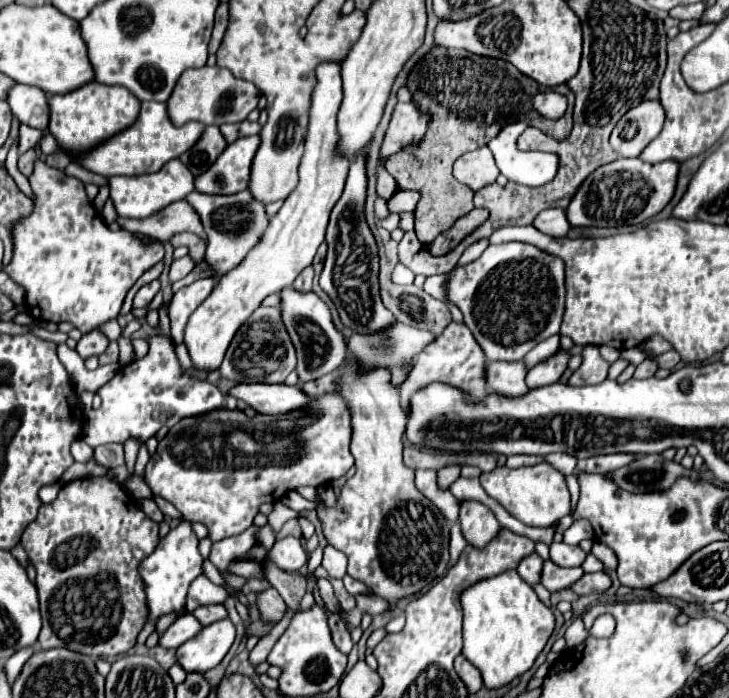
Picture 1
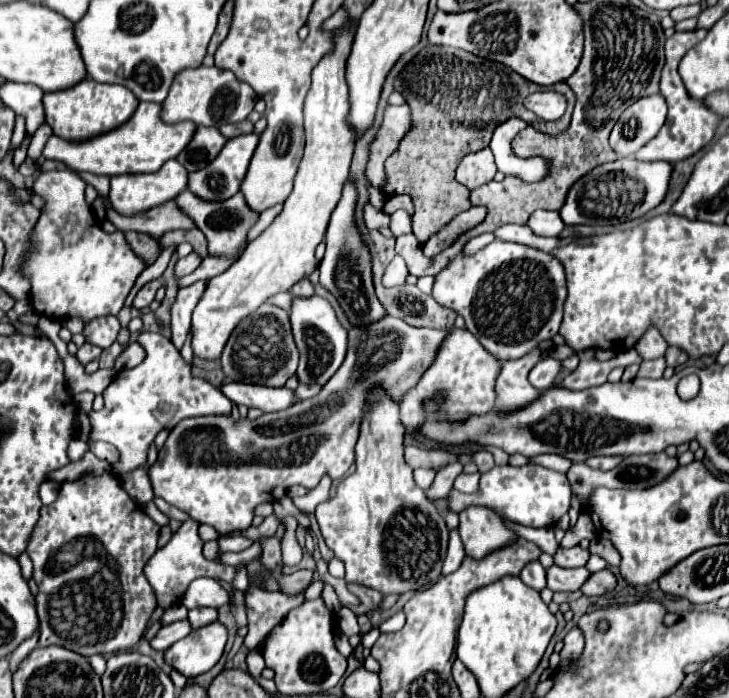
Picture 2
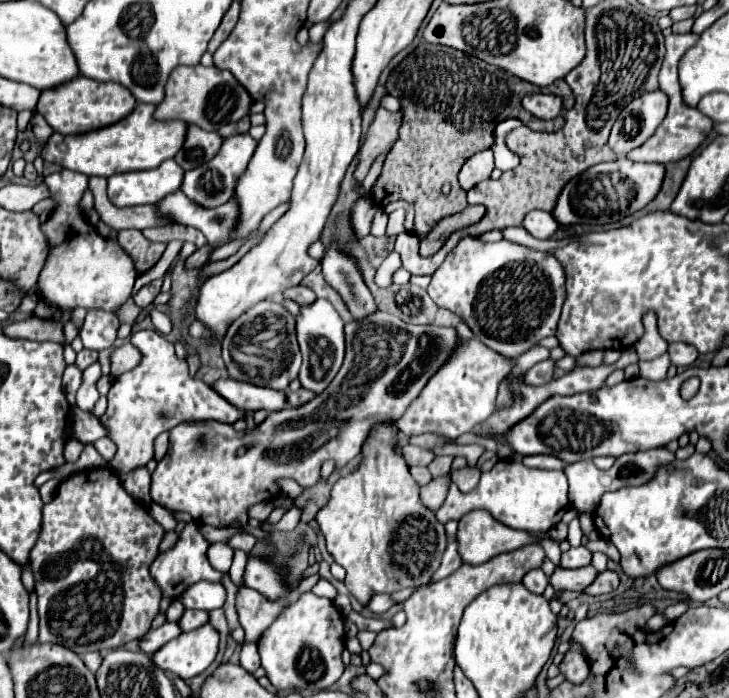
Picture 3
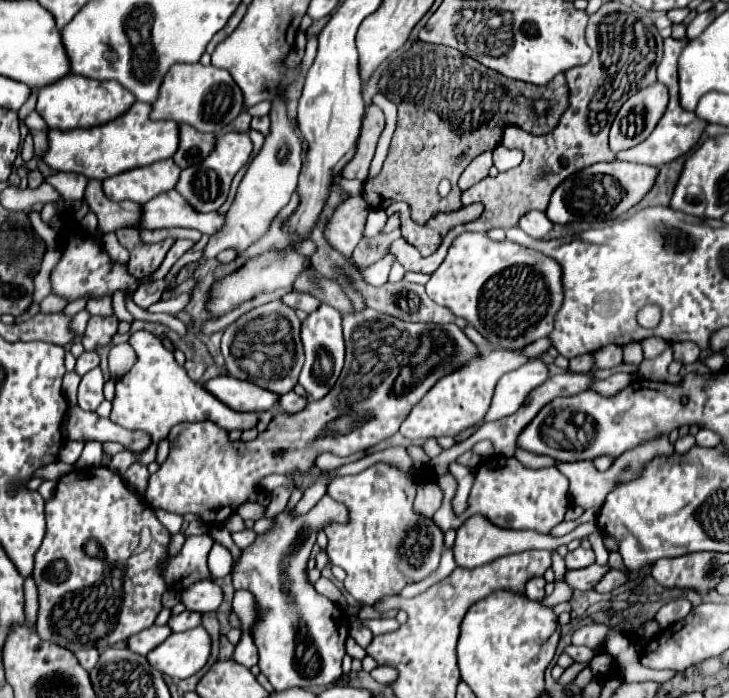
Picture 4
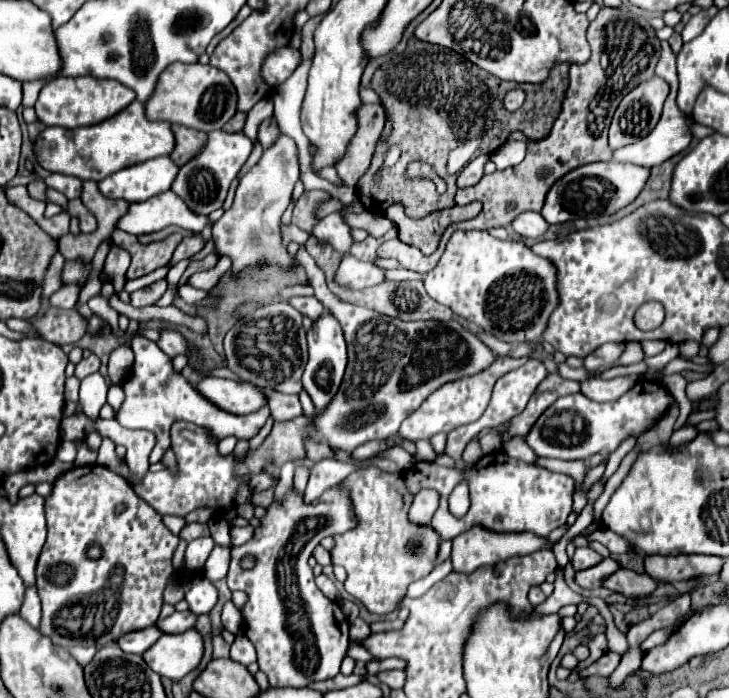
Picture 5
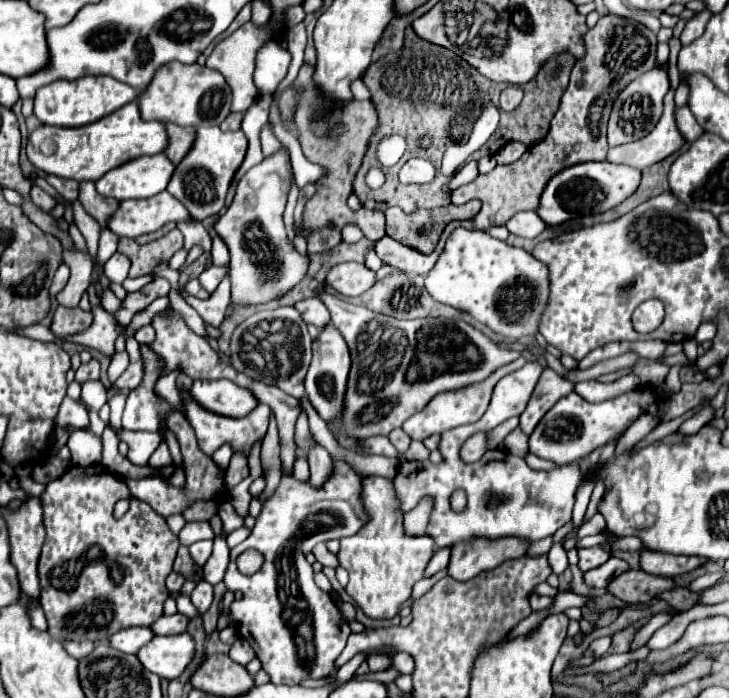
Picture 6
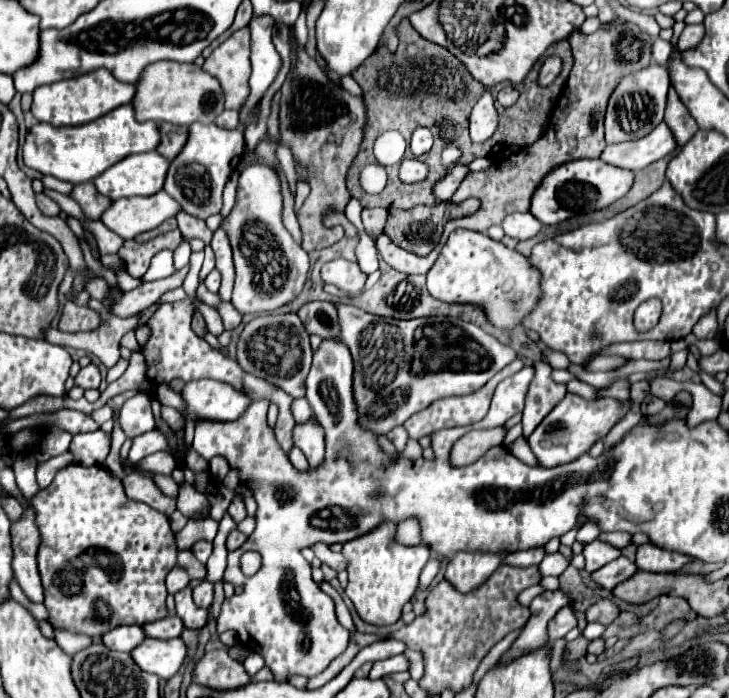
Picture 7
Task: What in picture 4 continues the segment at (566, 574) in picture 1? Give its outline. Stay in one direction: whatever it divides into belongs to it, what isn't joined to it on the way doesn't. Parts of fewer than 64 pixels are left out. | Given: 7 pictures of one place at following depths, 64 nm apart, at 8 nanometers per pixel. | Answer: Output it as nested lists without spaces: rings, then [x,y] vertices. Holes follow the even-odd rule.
[[[592,564],[588,568],[580,568],[580,570],[568,570],[566,572],[566,582],[570,584],[570,588],[578,588],[578,590],[592,590],[596,586],[596,582],[600,582],[600,578],[610,570],[610,564],[600,566],[600,564]]]

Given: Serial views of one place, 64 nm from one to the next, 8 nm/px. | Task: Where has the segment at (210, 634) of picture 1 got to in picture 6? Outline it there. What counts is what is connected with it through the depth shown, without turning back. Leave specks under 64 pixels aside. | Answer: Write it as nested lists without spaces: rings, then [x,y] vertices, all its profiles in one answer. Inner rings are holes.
[[[186,632],[178,636],[154,636],[136,656],[148,672],[174,680],[190,664],[194,656],[194,640]]]

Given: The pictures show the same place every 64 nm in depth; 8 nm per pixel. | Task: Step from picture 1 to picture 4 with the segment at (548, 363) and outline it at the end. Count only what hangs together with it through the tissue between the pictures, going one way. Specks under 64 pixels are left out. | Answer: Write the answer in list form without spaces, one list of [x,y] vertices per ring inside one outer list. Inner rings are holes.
[[[528,360],[524,366],[504,374],[496,384],[490,410],[480,424],[500,420],[515,413],[524,404],[526,396],[546,378],[548,368],[542,360]]]

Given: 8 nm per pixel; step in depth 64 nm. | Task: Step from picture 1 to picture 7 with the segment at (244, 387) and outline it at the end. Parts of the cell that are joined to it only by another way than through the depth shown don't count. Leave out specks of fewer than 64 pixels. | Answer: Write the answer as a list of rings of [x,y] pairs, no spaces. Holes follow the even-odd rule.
[[[192,380],[180,390],[186,402],[184,420],[212,420],[230,422],[236,420],[250,404],[248,396],[236,392],[232,386],[216,380]]]

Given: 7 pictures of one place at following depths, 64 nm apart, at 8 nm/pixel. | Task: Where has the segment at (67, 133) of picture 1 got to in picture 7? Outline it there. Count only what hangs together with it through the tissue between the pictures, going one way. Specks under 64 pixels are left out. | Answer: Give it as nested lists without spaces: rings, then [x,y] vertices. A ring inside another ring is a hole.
[[[98,68],[96,72],[76,76],[76,80],[60,80],[60,82],[36,88],[30,112],[40,122],[48,122],[52,126],[80,126],[112,112],[122,104],[132,102],[134,90],[136,90],[134,84],[120,82],[112,76],[112,72]]]

